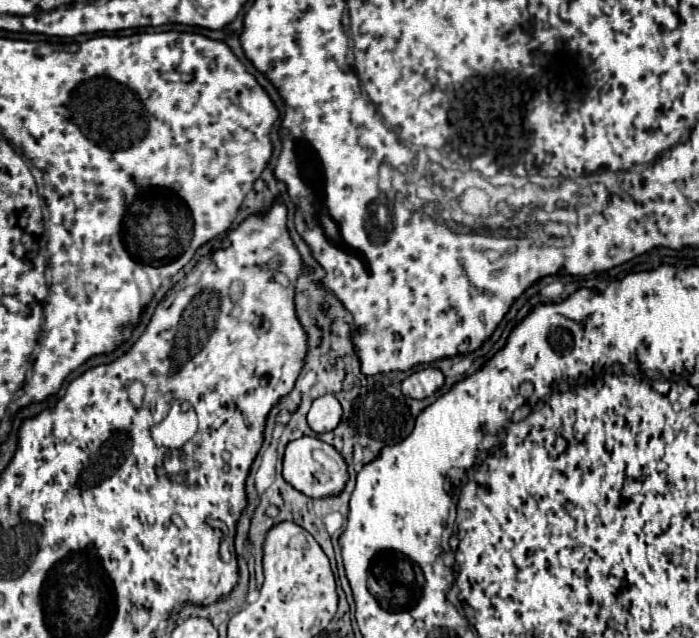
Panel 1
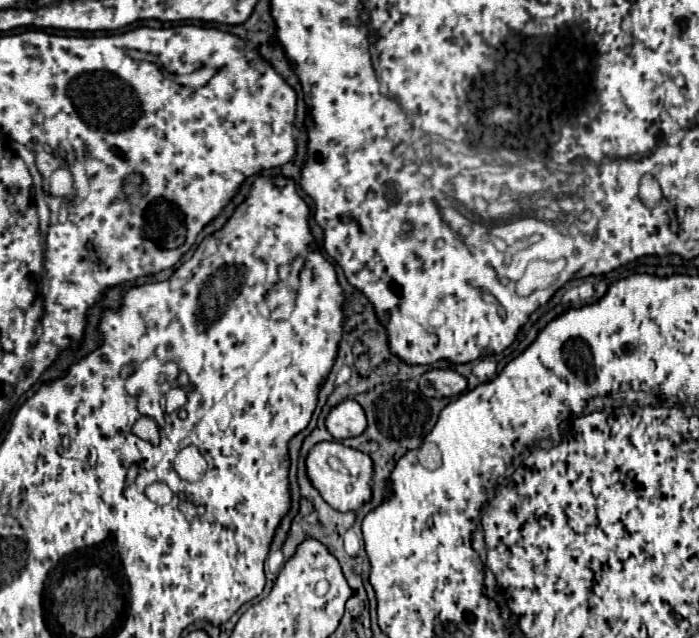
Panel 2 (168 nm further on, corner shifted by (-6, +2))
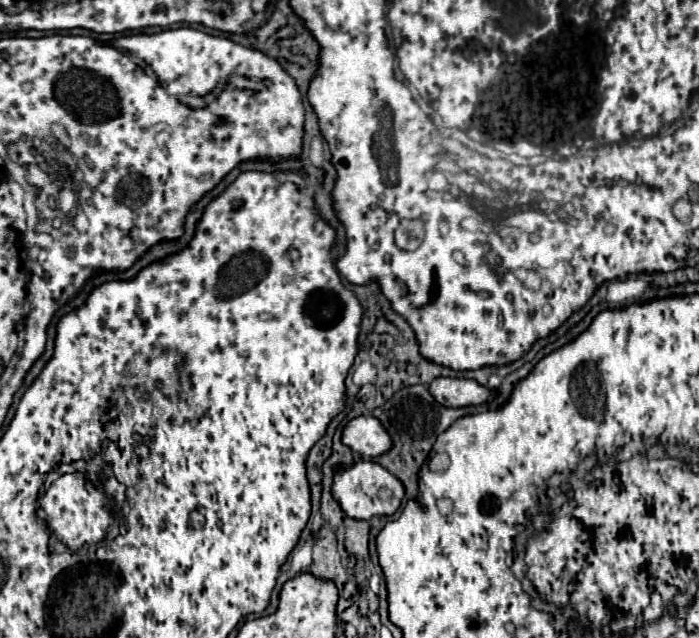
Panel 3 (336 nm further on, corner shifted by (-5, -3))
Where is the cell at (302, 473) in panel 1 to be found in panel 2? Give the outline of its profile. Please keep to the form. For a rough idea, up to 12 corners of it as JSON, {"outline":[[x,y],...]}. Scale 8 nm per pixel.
{"outline":[[341,442],[315,444],[305,470],[339,512],[371,496],[371,458]]}

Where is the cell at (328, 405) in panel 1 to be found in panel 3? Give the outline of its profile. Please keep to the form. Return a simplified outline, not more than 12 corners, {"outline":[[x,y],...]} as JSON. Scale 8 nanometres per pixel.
{"outline":[[360,415],[342,433],[362,457],[392,449],[392,437],[374,415]]}

